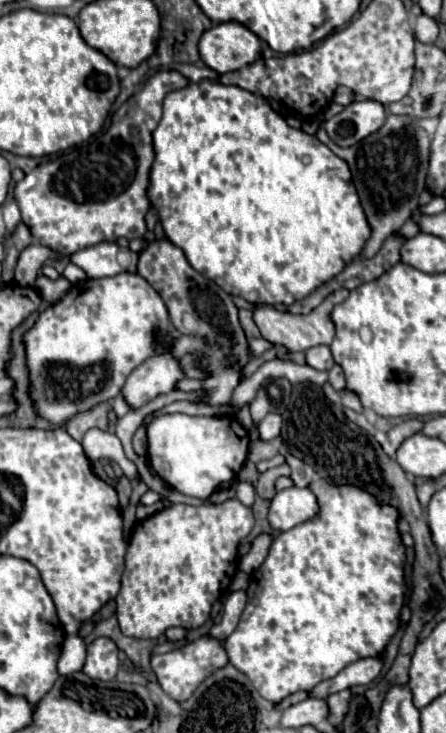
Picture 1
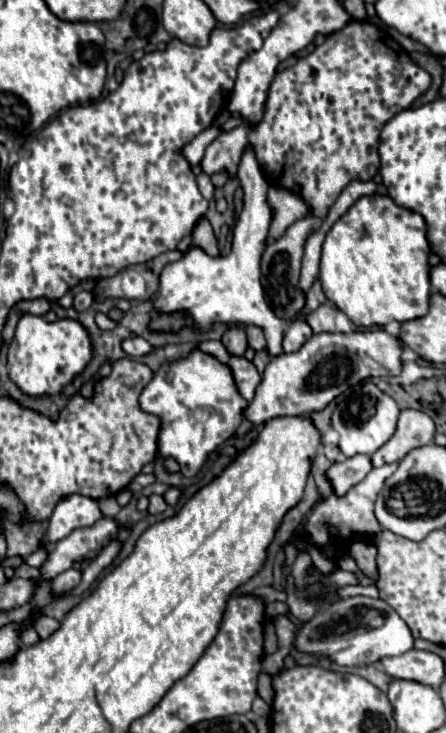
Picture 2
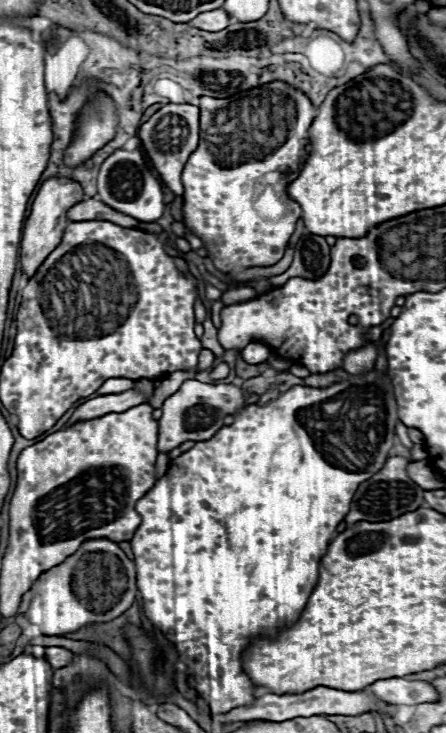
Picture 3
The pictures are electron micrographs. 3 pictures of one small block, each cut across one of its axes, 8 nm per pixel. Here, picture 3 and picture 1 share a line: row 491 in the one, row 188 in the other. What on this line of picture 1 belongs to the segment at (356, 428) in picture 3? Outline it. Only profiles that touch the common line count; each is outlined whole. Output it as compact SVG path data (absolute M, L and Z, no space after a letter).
M202 80L200 84L190 84L180 90L168 92L164 98L164 114L158 122L158 128L154 130L154 148L156 148L156 160L150 170L150 188L148 198L150 204L156 206L158 216L162 220L166 238L184 250L188 262L202 272L206 278L216 282L224 292L230 296L240 296L252 304L294 304L296 300L302 300L310 296L318 286L322 286L326 280L332 280L338 276L364 248L368 240L368 220L364 220L364 208L360 208L360 198L356 196L356 188L352 184L352 176L348 172L348 164L340 160L328 146L324 146L316 136L304 134L302 130L290 128L282 116L278 116L264 98L254 96L238 86L224 86L212 80Z

